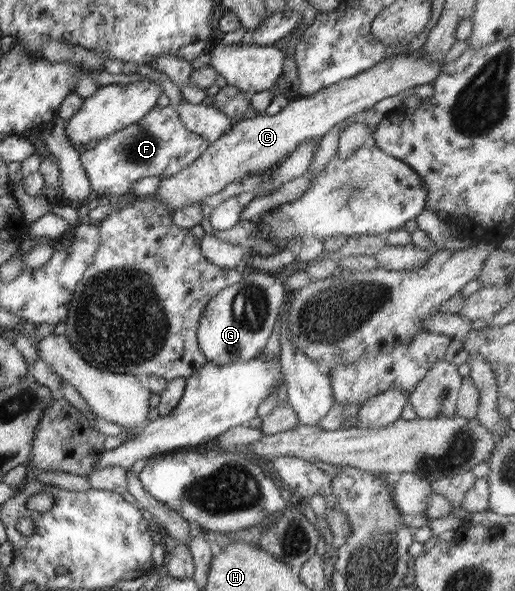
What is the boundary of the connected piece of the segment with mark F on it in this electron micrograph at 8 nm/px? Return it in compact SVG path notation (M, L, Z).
M156 106L140 121L128 125L100 140L92 149L80 153L80 161L92 189L102 196L124 195L142 177L172 177L192 161L196 161L210 142L200 134L188 130L175 107Z

